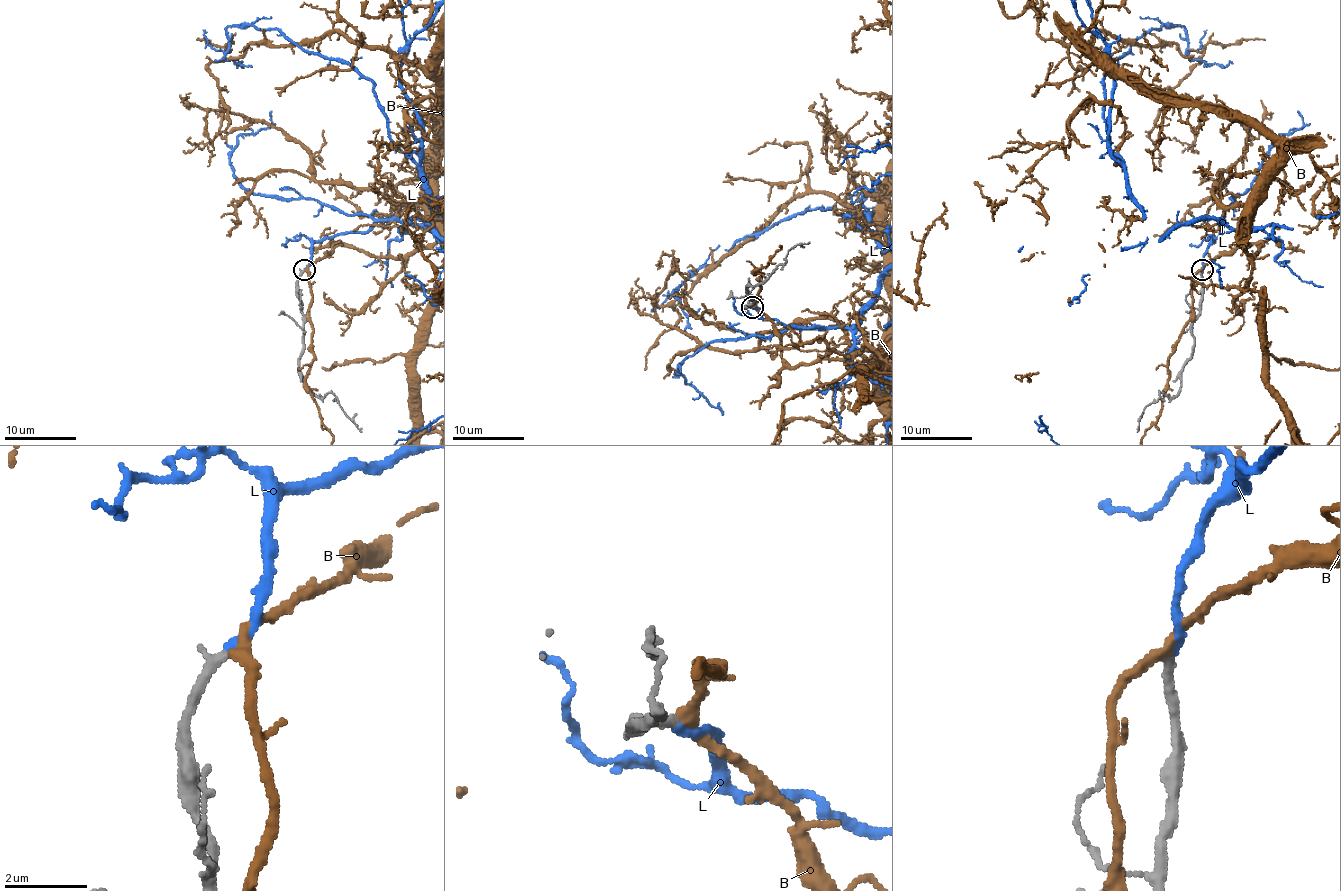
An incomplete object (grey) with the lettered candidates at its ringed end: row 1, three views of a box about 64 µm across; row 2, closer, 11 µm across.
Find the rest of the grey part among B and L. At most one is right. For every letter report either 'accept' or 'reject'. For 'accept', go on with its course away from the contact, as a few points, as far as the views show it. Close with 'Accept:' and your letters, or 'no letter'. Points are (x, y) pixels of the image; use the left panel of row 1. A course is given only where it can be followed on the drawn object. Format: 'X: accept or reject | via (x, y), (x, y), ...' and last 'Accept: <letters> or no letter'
B: reject
L: accept
Accept: L

